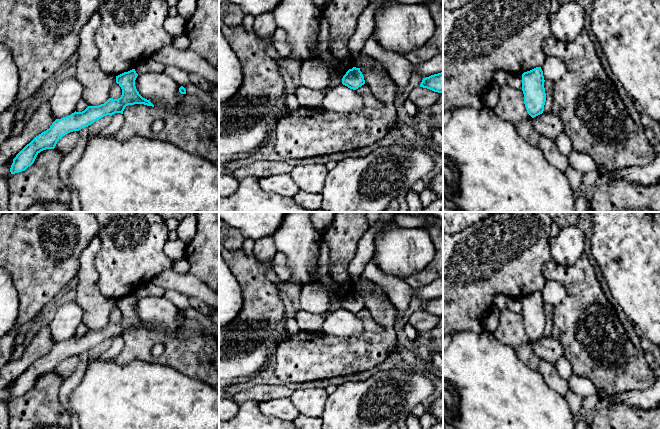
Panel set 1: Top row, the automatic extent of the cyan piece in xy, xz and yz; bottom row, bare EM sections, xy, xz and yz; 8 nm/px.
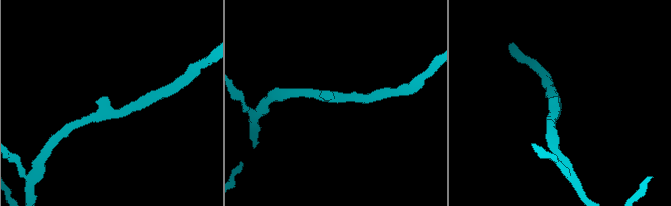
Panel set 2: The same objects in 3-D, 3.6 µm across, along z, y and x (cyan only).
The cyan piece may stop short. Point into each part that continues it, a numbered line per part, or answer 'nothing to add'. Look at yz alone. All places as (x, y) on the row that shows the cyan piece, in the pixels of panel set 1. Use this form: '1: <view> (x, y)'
nothing to add

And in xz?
nothing to add

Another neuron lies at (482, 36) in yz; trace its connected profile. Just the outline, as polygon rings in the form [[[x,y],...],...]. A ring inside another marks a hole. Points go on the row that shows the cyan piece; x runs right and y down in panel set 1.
[[[472,0],[454,10],[443,9],[443,110],[464,107],[477,110],[483,109],[483,97],[494,81],[493,74],[495,70],[503,70],[507,74],[522,75],[536,67],[542,67],[547,58],[542,46],[544,41],[552,35],[549,20],[551,2],[552,0]]]

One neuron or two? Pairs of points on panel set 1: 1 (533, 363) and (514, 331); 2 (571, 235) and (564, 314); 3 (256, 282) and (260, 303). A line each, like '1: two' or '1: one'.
1: one
2: two
3: one

